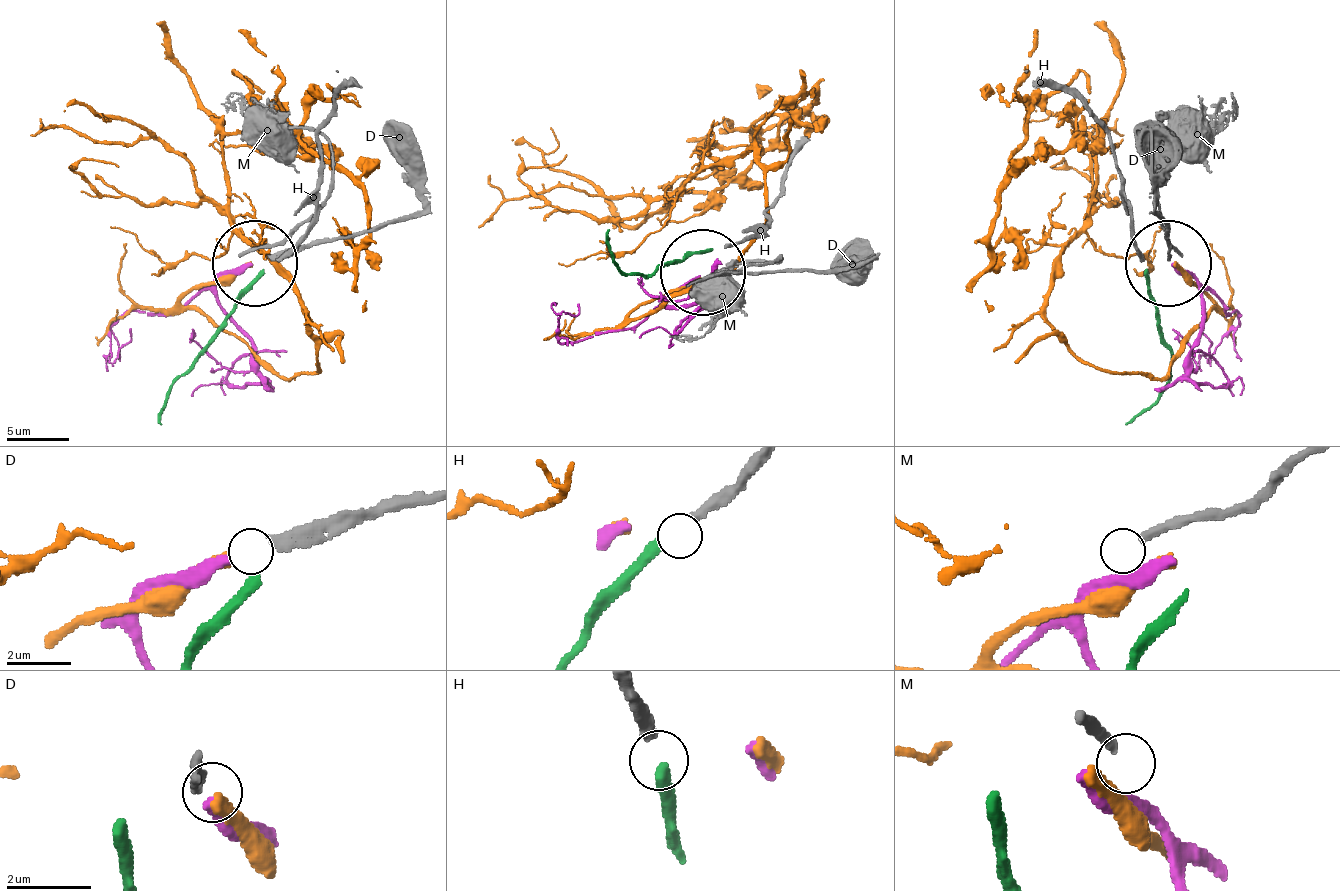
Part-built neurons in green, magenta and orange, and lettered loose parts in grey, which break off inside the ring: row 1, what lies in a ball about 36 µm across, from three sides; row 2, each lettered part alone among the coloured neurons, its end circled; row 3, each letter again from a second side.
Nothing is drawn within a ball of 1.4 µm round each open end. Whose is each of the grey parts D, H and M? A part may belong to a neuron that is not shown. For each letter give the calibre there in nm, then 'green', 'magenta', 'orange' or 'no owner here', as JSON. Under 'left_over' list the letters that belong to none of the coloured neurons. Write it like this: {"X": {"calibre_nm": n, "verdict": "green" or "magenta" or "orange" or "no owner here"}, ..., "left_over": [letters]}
{"D": {"calibre_nm": 240, "verdict": "orange"}, "H": {"calibre_nm": 300, "verdict": "green"}, "M": {"calibre_nm": 240, "verdict": "no owner here"}, "left_over": ["M"]}

